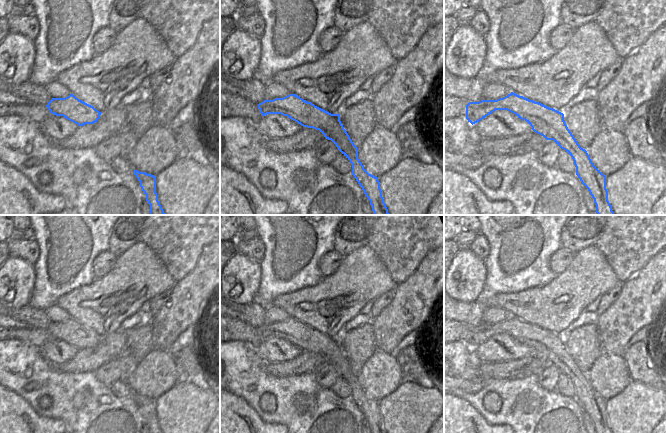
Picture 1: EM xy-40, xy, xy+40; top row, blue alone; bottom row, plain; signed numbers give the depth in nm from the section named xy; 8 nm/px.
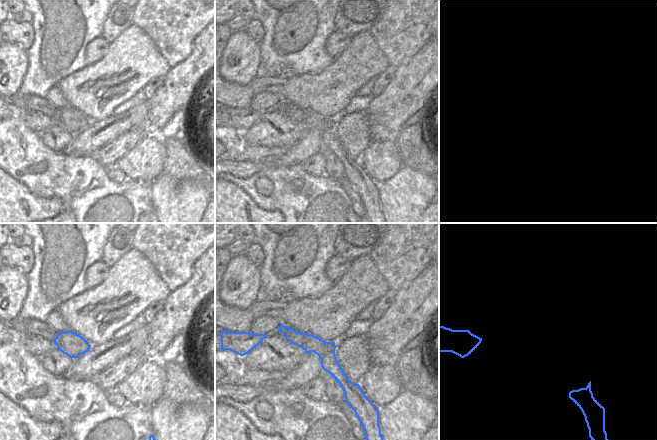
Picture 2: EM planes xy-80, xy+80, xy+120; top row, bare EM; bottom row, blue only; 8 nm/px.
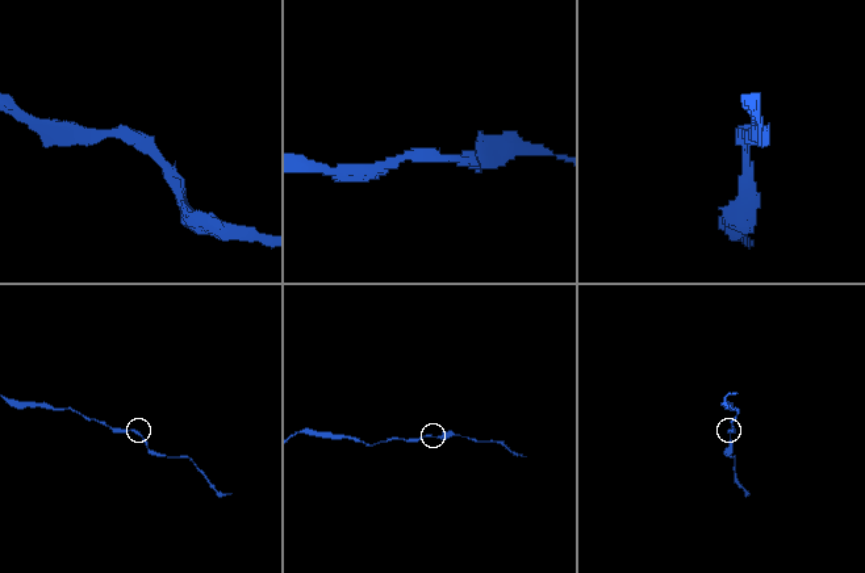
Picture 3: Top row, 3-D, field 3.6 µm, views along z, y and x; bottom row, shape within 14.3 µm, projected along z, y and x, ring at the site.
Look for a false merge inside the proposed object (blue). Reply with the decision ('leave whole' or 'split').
leave whole

